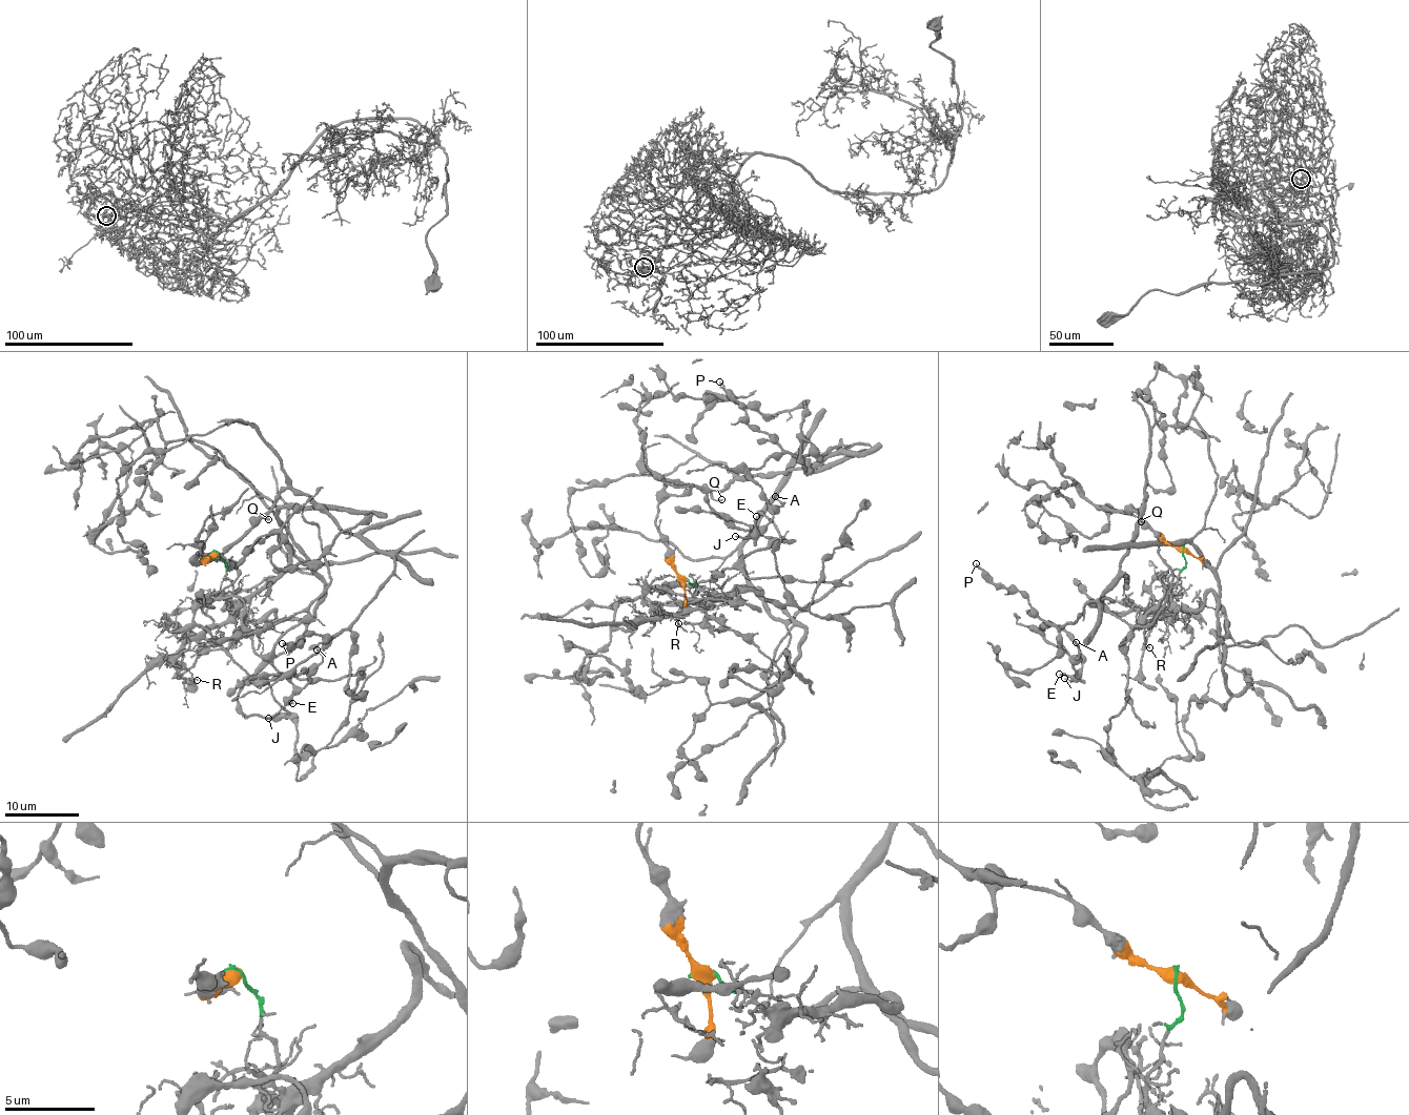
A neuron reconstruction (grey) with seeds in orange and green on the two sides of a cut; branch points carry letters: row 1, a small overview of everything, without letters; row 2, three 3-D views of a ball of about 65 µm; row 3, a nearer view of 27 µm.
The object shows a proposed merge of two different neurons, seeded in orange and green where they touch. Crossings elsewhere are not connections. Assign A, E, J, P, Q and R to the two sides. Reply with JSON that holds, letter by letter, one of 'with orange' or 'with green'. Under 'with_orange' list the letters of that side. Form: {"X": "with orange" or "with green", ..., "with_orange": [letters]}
{"A": "with orange", "E": "with orange", "J": "with orange", "P": "with orange", "Q": "with orange", "R": "with green", "with_orange": ["A", "E", "J", "P", "Q"]}

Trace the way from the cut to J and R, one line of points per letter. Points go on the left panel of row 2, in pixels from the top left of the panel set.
J: (215, 552), (198, 558), (246, 536), (297, 489), (393, 560), (348, 627), (294, 667), (309, 682), (267, 718)
R: (215, 552), (224, 562), (232, 591), (235, 611), (224, 622), (209, 624), (184, 647), (182, 662), (197, 681)

